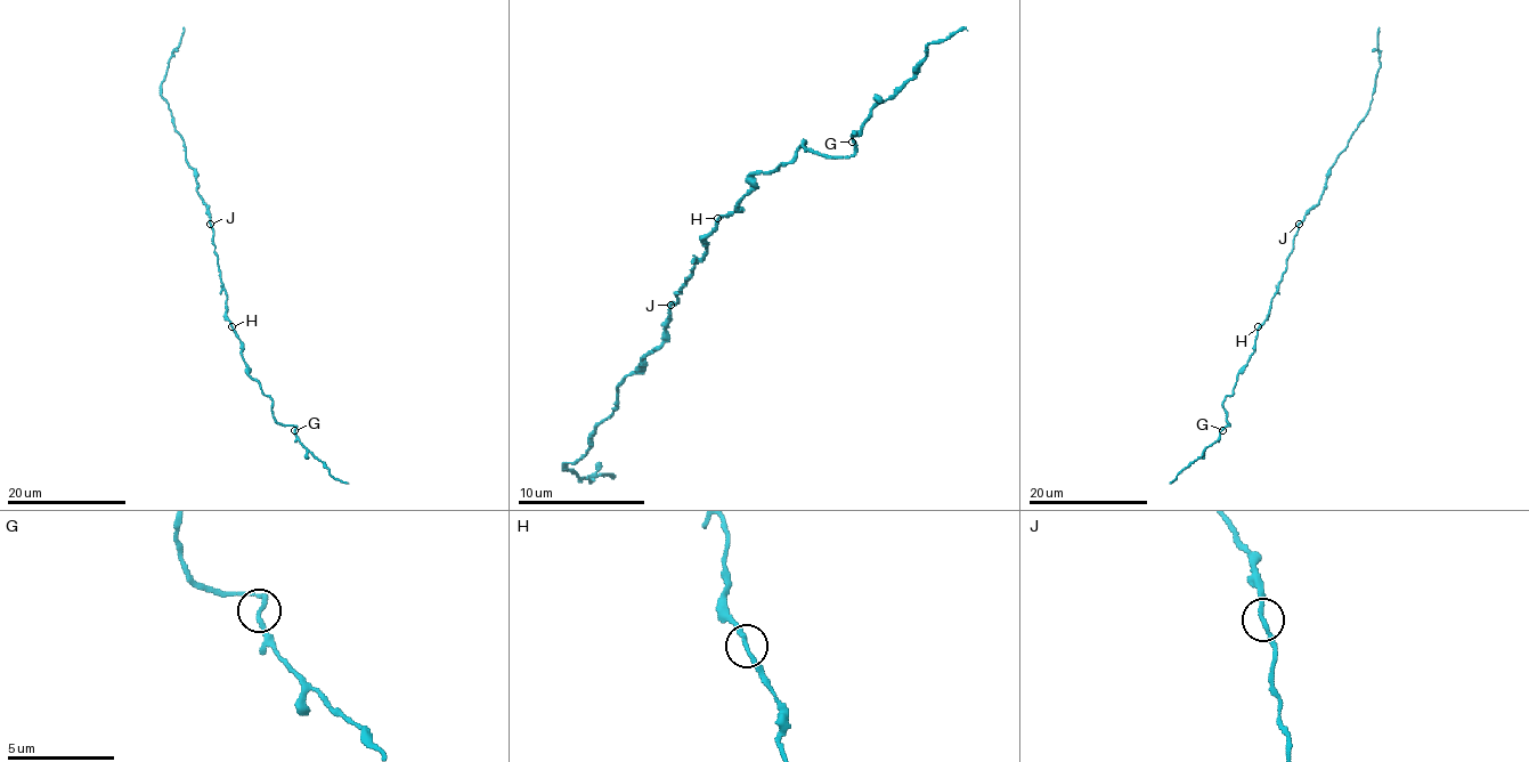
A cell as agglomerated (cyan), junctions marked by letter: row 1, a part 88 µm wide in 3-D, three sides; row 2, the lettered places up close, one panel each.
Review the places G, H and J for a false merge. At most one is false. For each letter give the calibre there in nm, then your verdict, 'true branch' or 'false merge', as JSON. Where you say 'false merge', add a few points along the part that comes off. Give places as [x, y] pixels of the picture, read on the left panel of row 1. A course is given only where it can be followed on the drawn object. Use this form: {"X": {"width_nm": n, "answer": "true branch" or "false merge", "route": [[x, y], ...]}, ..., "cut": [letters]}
{"G": {"width_nm": 190, "answer": "true branch"}, "H": {"width_nm": 190, "answer": "true branch"}, "J": {"width_nm": 190, "answer": "true branch"}, "cut": []}

